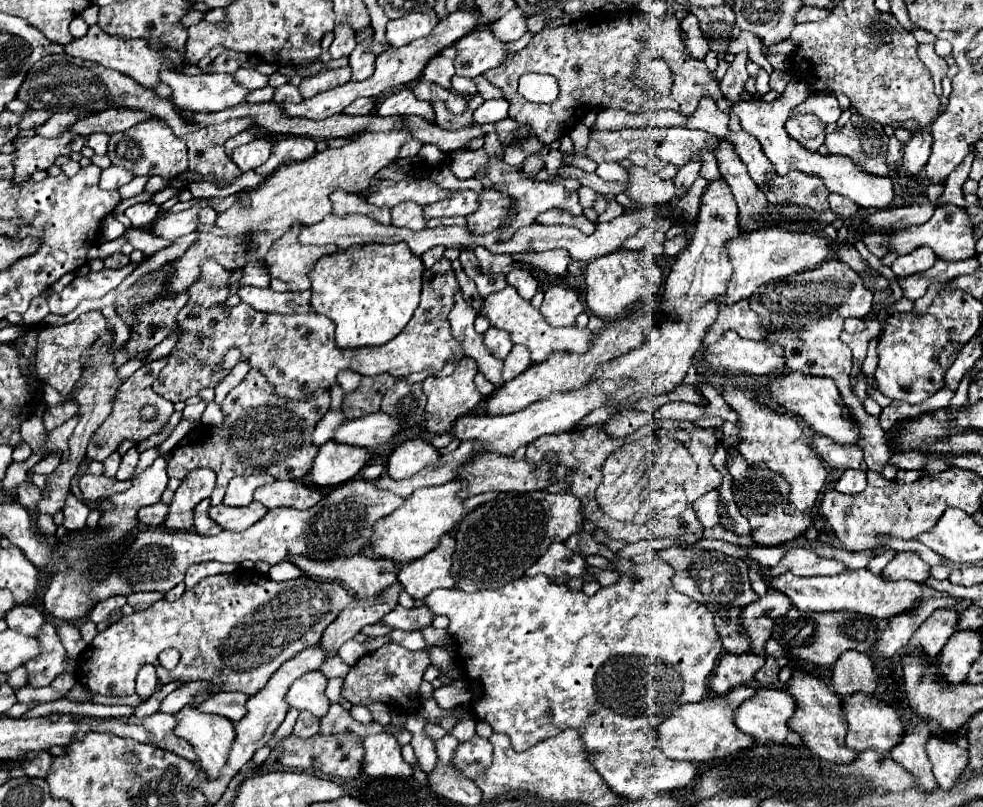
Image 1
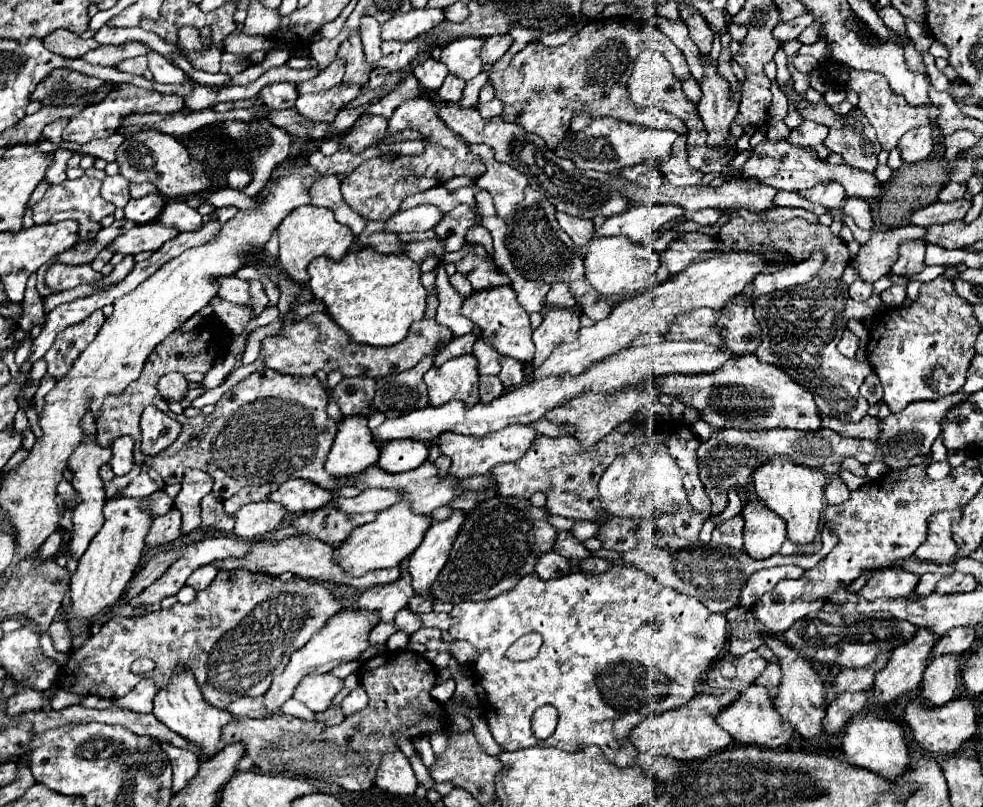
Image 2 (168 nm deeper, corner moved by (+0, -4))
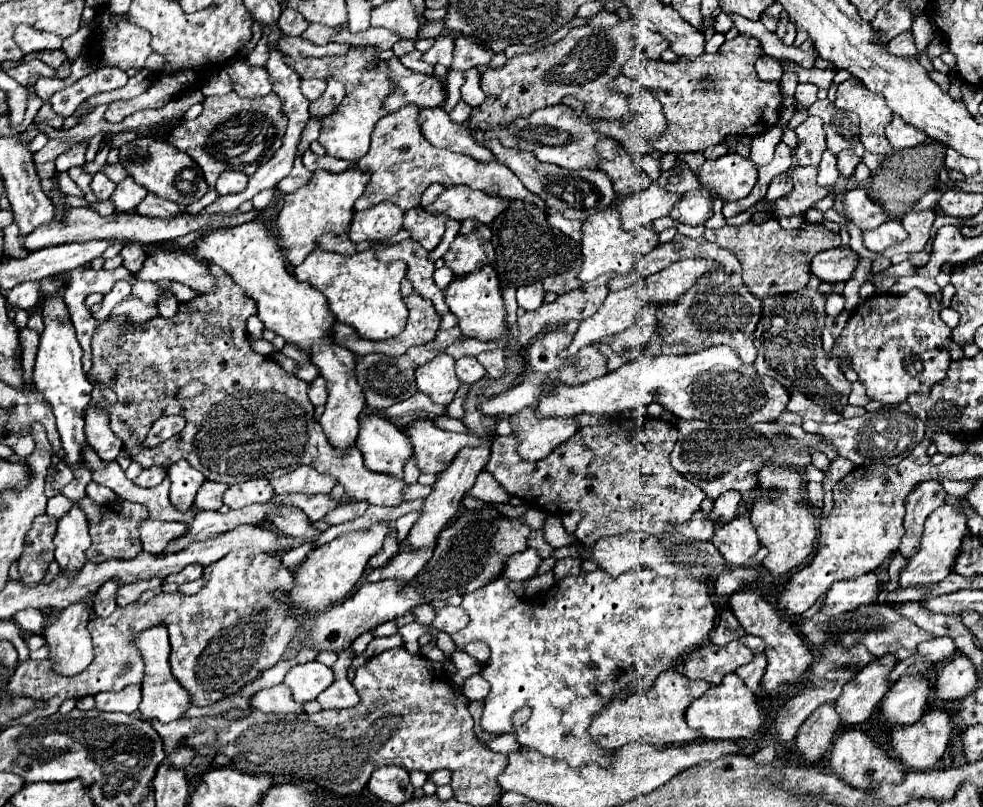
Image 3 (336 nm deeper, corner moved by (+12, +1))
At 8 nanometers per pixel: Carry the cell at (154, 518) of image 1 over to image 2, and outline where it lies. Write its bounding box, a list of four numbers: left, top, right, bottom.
[146,509,180,547]

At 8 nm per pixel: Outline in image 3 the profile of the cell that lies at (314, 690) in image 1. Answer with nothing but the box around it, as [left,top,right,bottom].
[284,660,334,704]

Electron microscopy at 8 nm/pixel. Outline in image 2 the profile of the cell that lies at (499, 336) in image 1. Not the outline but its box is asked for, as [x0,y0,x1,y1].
[474,339,500,375]

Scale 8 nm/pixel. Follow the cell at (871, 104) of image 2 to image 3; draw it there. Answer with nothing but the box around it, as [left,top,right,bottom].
[836,78,892,154]

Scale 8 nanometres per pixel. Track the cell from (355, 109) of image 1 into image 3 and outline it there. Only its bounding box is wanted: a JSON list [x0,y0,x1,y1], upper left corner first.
[384,58,446,112]

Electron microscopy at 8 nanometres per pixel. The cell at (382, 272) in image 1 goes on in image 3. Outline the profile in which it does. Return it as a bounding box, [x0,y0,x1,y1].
[294,248,408,340]

